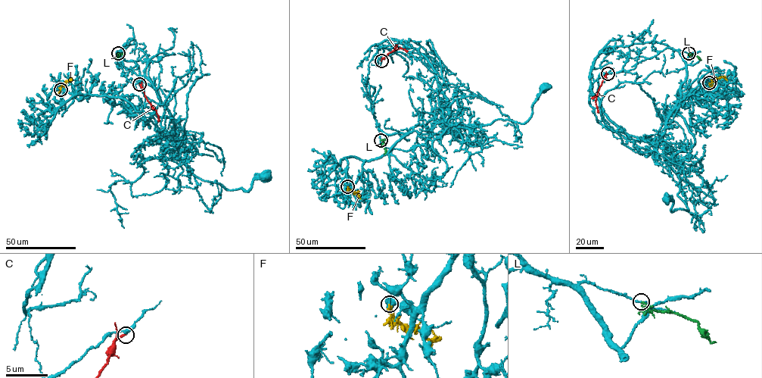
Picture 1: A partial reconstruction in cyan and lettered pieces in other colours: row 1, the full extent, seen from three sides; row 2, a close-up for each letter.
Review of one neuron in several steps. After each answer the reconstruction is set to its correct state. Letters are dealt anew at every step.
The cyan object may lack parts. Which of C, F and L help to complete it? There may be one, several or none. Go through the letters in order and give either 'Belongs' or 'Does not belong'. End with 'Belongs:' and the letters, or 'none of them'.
C: Does not belong
F: Does not belong
L: Does not belong
Belongs: none of them

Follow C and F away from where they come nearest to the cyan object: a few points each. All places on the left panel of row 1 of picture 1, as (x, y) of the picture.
C: (139, 84), (156, 110), (158, 121)
F: (60, 89), (70, 79), (69, 82)

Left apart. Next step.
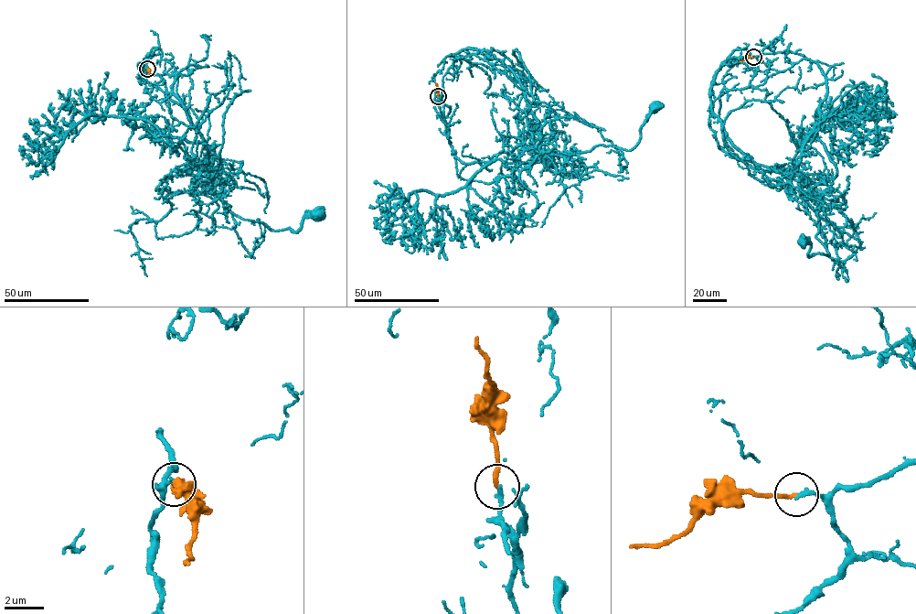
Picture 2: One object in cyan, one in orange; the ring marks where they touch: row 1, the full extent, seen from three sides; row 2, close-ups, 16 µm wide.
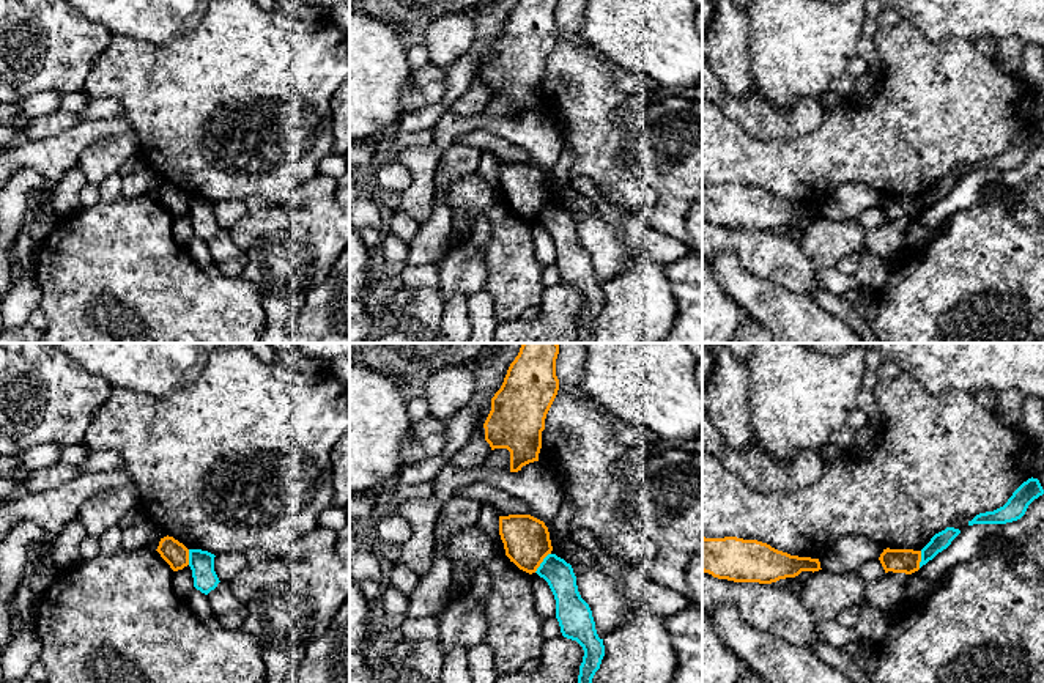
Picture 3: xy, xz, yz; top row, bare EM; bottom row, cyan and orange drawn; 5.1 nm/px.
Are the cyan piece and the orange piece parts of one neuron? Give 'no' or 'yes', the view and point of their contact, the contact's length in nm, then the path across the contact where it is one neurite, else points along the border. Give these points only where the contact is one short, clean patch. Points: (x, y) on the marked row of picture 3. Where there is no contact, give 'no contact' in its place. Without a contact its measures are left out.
no; meets cyan in xz at (542, 562); contact 130 nm long; border along xz (550, 553), (534, 572)

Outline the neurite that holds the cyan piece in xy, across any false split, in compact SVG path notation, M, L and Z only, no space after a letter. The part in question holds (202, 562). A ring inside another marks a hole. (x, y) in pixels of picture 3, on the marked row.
M189 549L189 567L192 570L194 587L208 595L220 582L214 571L214 554L202 549Z

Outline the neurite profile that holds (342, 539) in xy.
M348 505L348 521L345 527L335 533L335 552L342 560L350 559L350 505Z

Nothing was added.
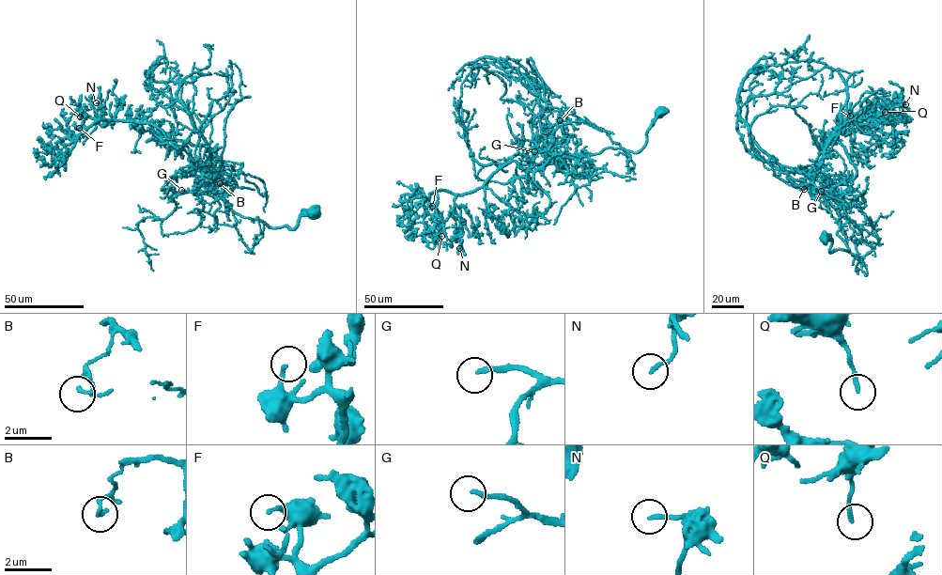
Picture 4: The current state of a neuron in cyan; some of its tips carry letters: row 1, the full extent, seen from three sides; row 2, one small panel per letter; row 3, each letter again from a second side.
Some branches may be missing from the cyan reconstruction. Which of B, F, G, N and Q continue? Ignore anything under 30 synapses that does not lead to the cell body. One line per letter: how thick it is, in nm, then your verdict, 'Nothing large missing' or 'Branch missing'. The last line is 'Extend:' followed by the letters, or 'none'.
B: Thickness 130 nm. Nothing large missing
F: Thickness 170 nm. Nothing large missing
G: Thickness 170 nm. Branch missing
N: Thickness 160 nm. Nothing large missing
Q: Thickness 150 nm. Nothing large missing
Extend: G

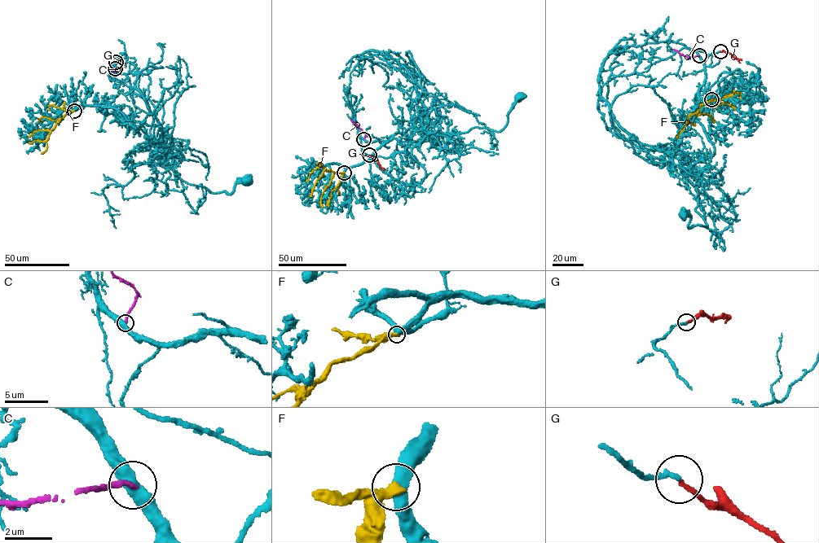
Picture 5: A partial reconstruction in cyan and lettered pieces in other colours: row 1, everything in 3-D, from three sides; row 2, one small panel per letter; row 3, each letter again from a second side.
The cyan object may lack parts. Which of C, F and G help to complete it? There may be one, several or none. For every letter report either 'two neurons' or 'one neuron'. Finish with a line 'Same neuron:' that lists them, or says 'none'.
C: two neurons
F: two neurons
G: one neuron
Same neuron: G

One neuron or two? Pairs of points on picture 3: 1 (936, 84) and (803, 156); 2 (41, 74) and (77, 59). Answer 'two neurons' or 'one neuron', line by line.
1: one neuron
2: one neuron

